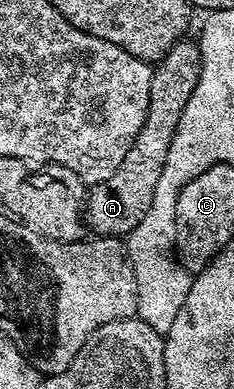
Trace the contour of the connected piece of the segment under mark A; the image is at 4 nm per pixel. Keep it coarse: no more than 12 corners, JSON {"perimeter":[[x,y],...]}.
{"perimeter":[[200,48],[155,63],[136,139],[87,193],[85,225],[125,237],[153,202]]}

